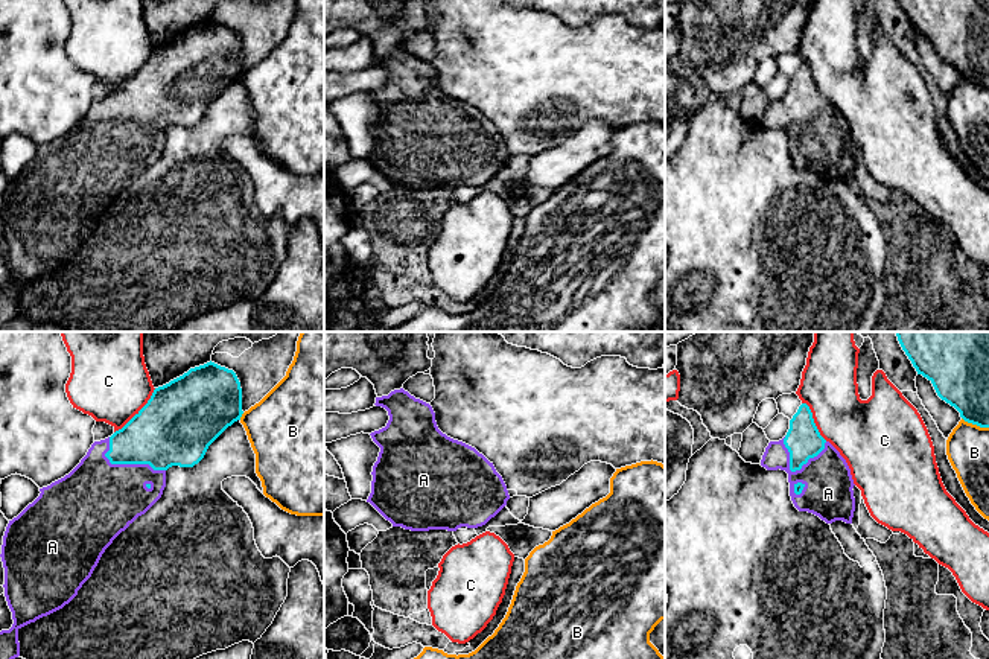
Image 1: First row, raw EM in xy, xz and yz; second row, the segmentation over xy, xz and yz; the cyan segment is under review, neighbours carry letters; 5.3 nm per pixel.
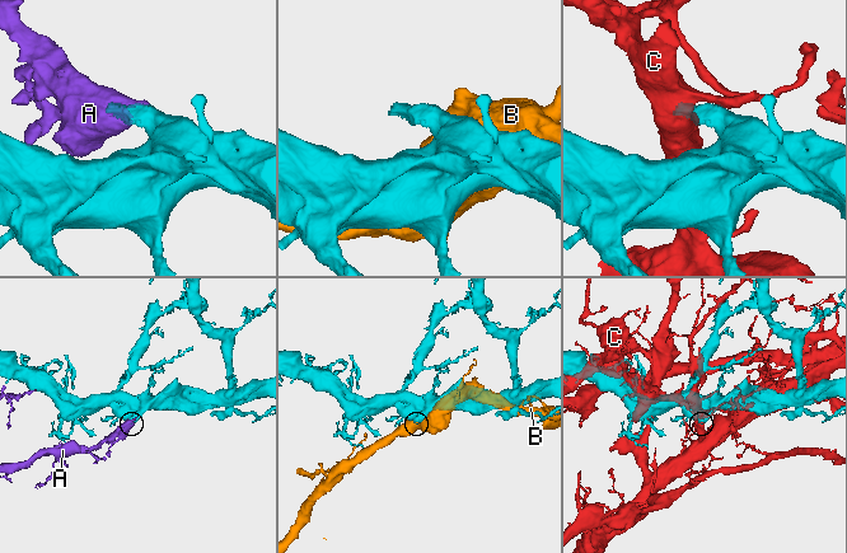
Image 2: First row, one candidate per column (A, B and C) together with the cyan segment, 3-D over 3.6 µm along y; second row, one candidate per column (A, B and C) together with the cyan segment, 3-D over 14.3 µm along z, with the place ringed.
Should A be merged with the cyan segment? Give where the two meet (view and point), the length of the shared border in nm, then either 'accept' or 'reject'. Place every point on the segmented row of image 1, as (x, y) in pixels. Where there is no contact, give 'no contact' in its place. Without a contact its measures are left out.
contact xy (125, 463); length 360 nm; accept

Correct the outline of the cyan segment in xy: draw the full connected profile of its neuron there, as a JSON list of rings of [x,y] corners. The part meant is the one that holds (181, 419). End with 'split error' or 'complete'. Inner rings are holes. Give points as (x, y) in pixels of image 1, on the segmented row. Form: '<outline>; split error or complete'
[[[210,361],[155,388],[148,403],[122,429],[94,441],[68,475],[40,489],[40,496],[9,521],[3,536],[0,554],[5,568],[3,587],[14,624],[9,630],[0,632],[0,659],[20,656],[21,627],[62,609],[78,595],[113,540],[161,498],[166,470],[172,466],[198,464],[208,446],[240,420],[242,414],[242,388],[236,373]]]; split error

